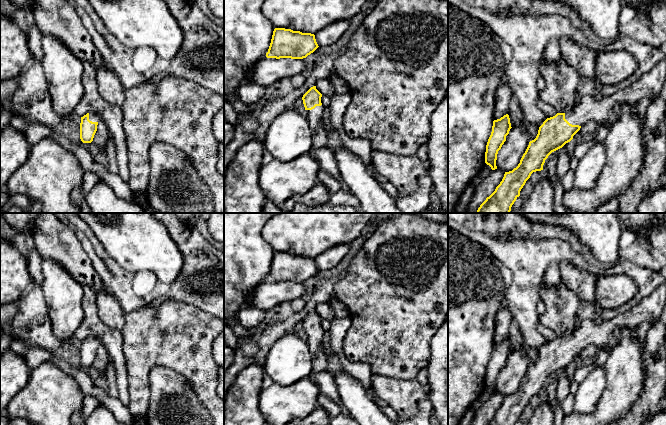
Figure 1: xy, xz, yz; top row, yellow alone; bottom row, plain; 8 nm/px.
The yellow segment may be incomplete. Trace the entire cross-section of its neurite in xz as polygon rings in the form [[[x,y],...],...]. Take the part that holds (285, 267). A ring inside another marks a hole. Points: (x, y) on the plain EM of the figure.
[[[275,252],[266,281],[303,283],[318,271],[314,258]]]

